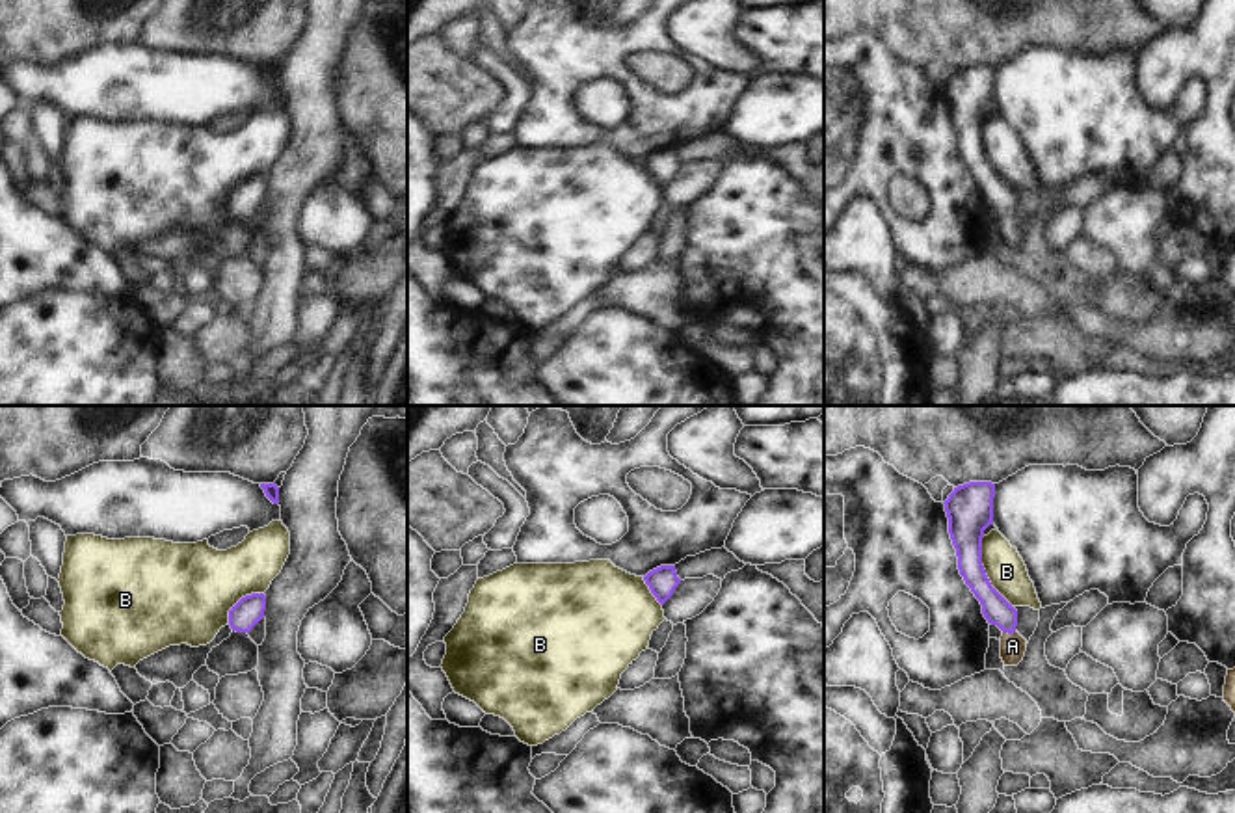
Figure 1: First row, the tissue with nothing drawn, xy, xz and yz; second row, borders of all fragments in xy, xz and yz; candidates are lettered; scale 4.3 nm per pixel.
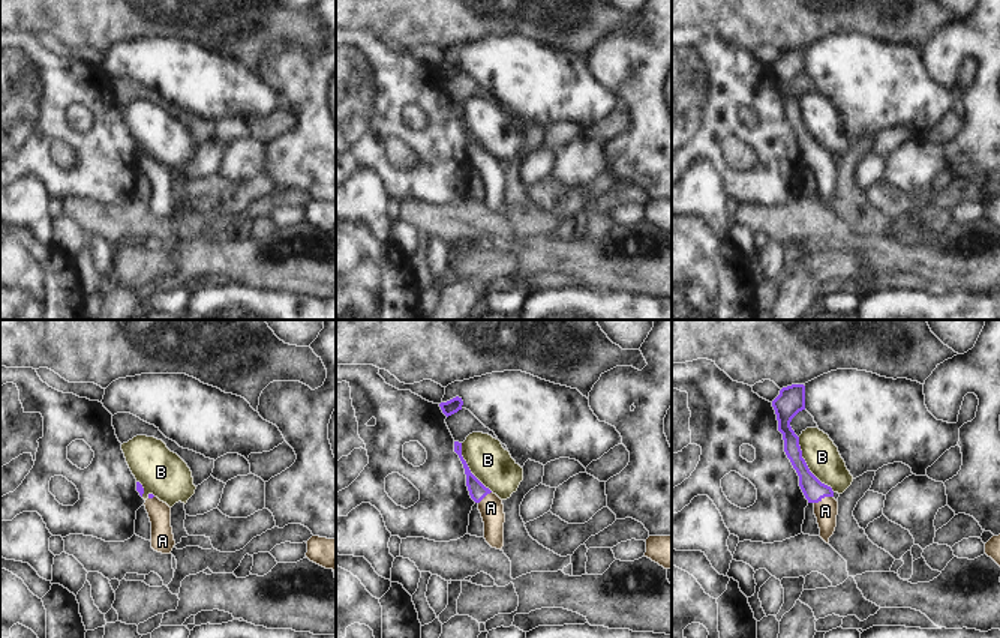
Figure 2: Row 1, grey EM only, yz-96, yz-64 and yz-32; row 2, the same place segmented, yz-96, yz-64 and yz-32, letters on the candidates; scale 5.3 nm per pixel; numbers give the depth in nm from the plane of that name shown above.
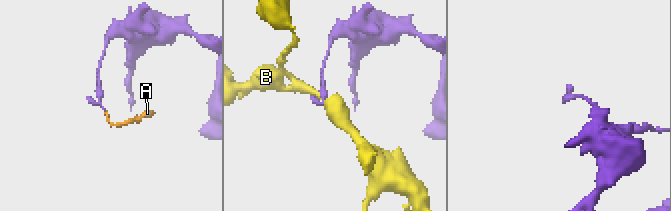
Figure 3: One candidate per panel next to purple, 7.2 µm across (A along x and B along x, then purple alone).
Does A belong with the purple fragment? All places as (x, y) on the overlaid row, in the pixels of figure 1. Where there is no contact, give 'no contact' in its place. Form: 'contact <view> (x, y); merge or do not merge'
contact yz (1009, 633); merge

